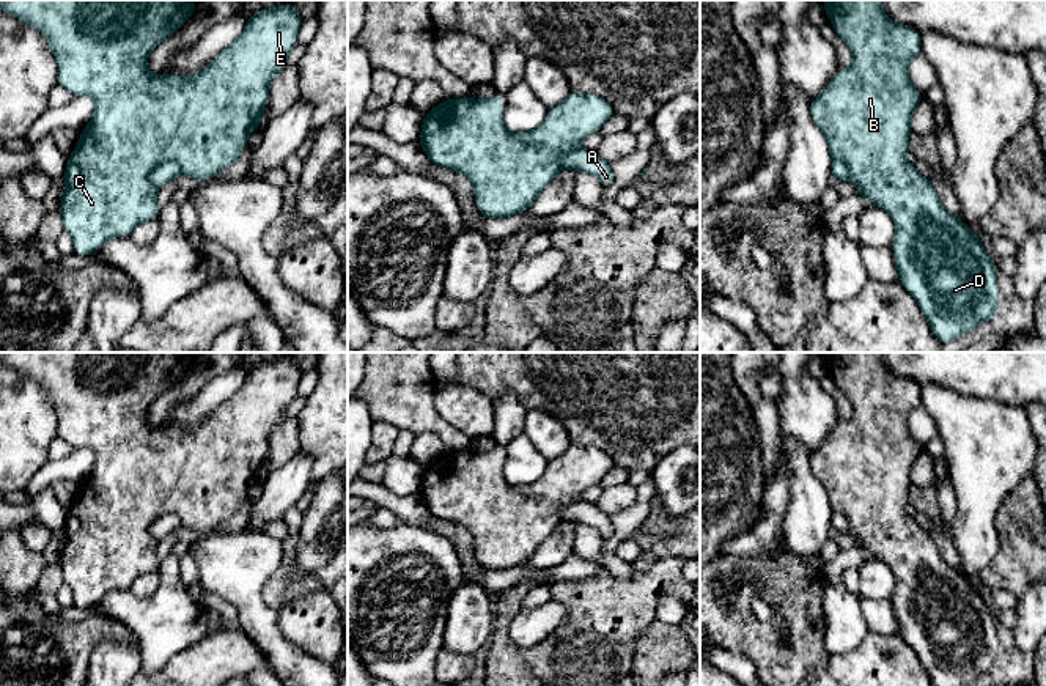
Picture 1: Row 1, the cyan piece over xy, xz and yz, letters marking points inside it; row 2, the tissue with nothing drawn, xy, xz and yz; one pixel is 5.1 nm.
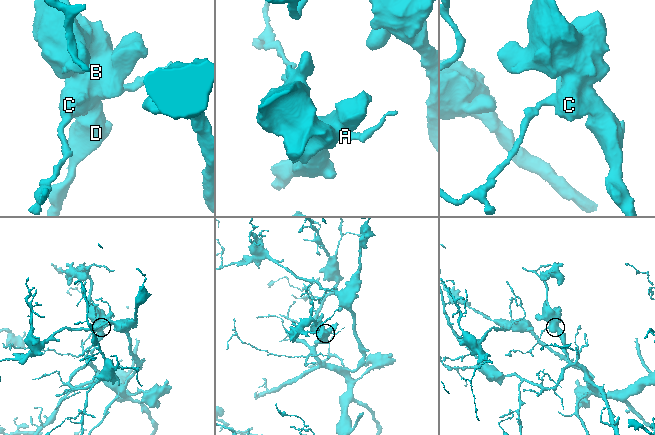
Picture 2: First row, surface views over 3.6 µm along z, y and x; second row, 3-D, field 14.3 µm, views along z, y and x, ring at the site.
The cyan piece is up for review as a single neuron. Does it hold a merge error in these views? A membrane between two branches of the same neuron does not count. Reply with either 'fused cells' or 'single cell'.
fused cells

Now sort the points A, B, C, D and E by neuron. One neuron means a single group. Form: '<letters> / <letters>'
A / B C D E

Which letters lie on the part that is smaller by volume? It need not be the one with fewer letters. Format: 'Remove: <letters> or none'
Remove: A

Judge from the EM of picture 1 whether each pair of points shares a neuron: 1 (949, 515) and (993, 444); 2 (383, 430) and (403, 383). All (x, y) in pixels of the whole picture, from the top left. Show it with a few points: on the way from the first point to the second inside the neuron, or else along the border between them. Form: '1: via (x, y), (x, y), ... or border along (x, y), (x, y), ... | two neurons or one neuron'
1: border along (949, 475), (955, 494), (955, 518), (952, 523) | two neurons
2: border along (373, 420), (392, 424), (400, 430) | two neurons

